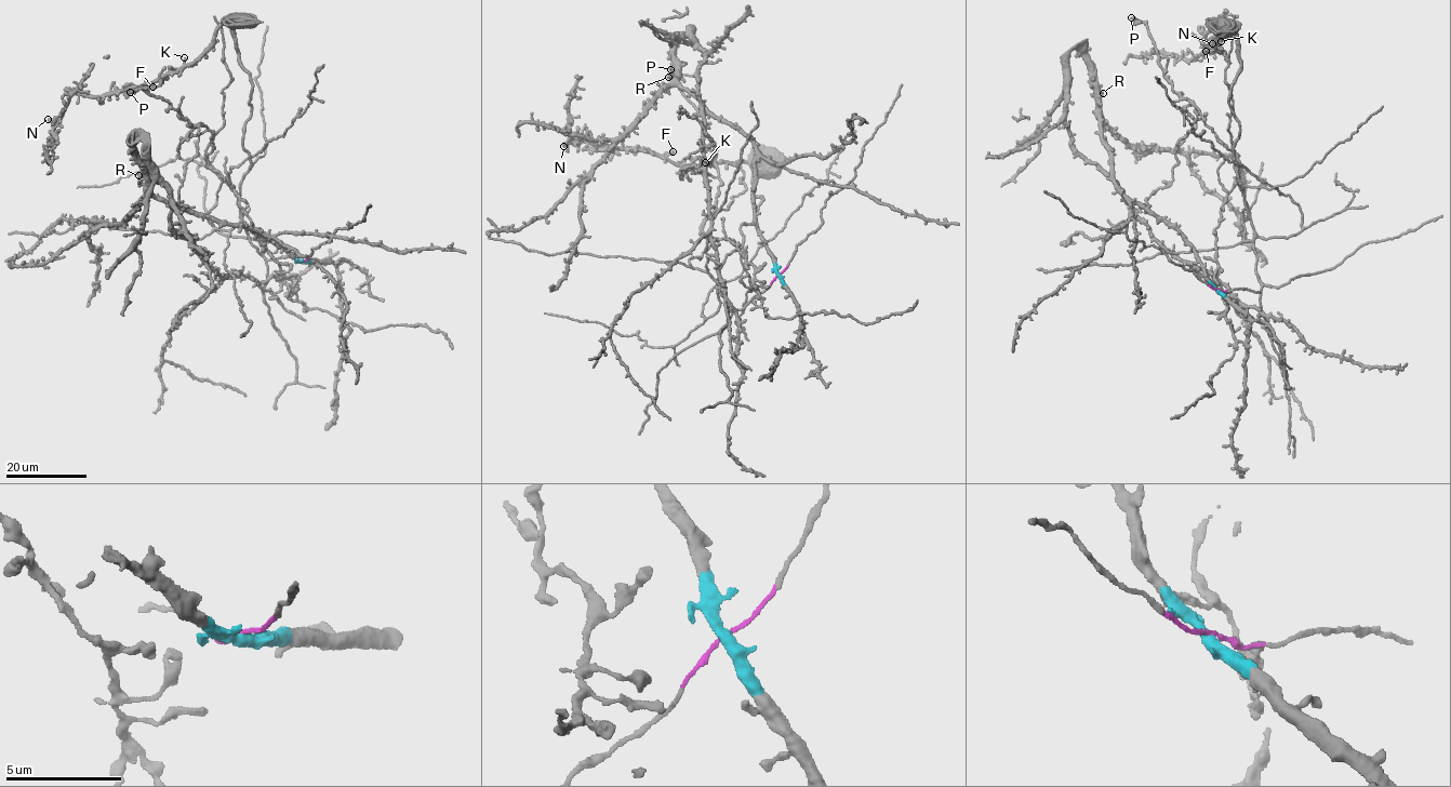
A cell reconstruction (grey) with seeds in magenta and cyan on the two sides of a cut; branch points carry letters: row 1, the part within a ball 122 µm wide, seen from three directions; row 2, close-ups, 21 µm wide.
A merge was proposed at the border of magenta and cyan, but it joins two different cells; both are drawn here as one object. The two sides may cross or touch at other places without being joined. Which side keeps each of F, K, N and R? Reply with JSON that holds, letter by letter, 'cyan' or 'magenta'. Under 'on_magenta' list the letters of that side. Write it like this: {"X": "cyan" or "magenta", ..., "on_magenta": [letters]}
{"F": "magenta", "K": "magenta", "N": "magenta", "R": "cyan", "on_magenta": ["F", "K", "N"]}

